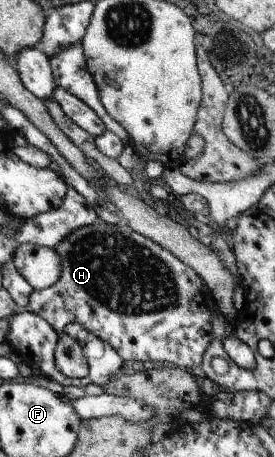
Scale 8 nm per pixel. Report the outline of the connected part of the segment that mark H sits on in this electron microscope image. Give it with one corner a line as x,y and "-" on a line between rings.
101,221
72,231
67,237
59,241
53,249
58,253
61,260
60,276
57,283
42,290
32,291
23,311
37,314
57,332
71,322
82,325
89,333
96,335
101,341
106,341
115,350
115,353
121,357
122,361
141,361
141,363
143,361
161,361
161,363
172,364
182,370
184,367
188,367
189,371
191,367
200,365
203,352
212,340
210,321
211,311
213,311
214,306
212,305
208,310
205,308
205,297
200,294
201,289
205,286
204,281
193,269
179,261
170,251
133,231
129,226
119,227
116,224
108,224

